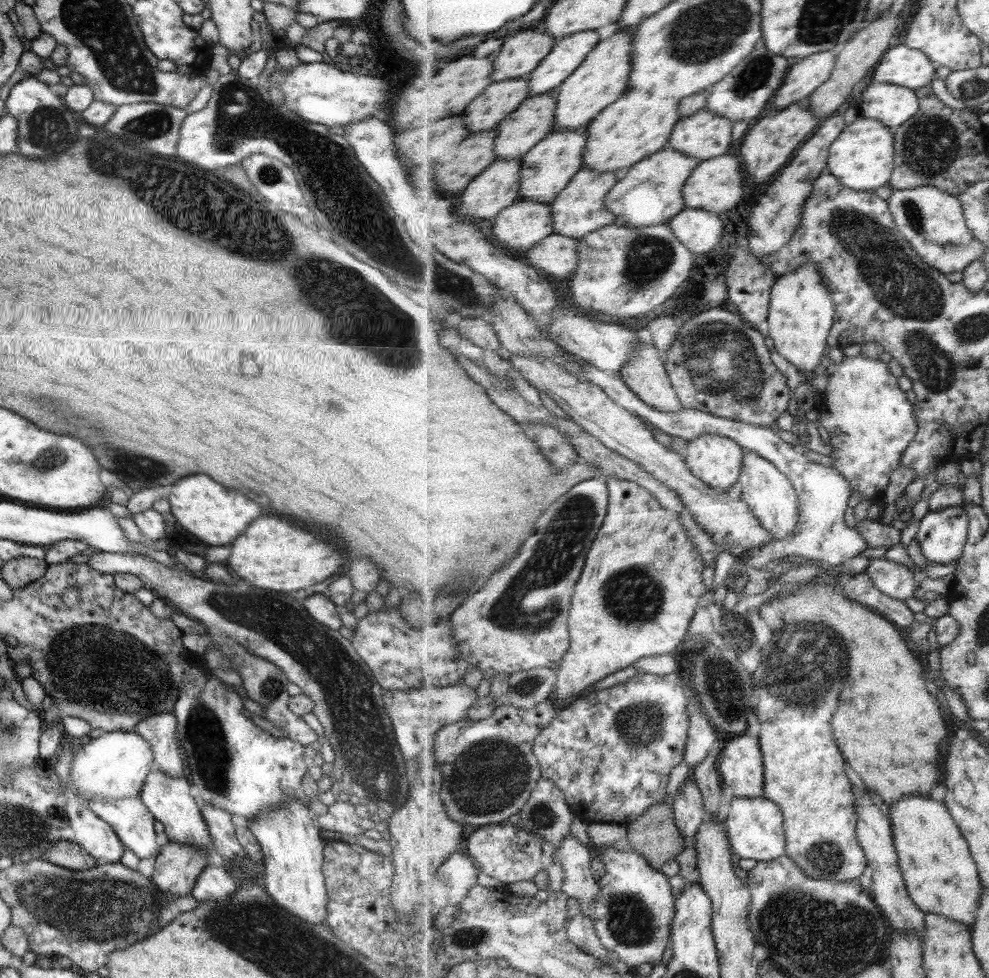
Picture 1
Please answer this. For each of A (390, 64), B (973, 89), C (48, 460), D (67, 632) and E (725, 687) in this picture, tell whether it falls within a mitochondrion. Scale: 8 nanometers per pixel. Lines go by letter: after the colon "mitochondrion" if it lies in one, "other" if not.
A: other
B: mitochondrion
C: mitochondrion
D: mitochondrion
E: mitochondrion

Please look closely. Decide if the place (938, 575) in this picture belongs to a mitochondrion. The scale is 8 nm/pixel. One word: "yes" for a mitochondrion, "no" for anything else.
no

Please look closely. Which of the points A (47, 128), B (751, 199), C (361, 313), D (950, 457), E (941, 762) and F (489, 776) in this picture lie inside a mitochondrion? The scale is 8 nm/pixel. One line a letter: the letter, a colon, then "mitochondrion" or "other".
A: mitochondrion
B: other
C: mitochondrion
D: other
E: other
F: mitochondrion

